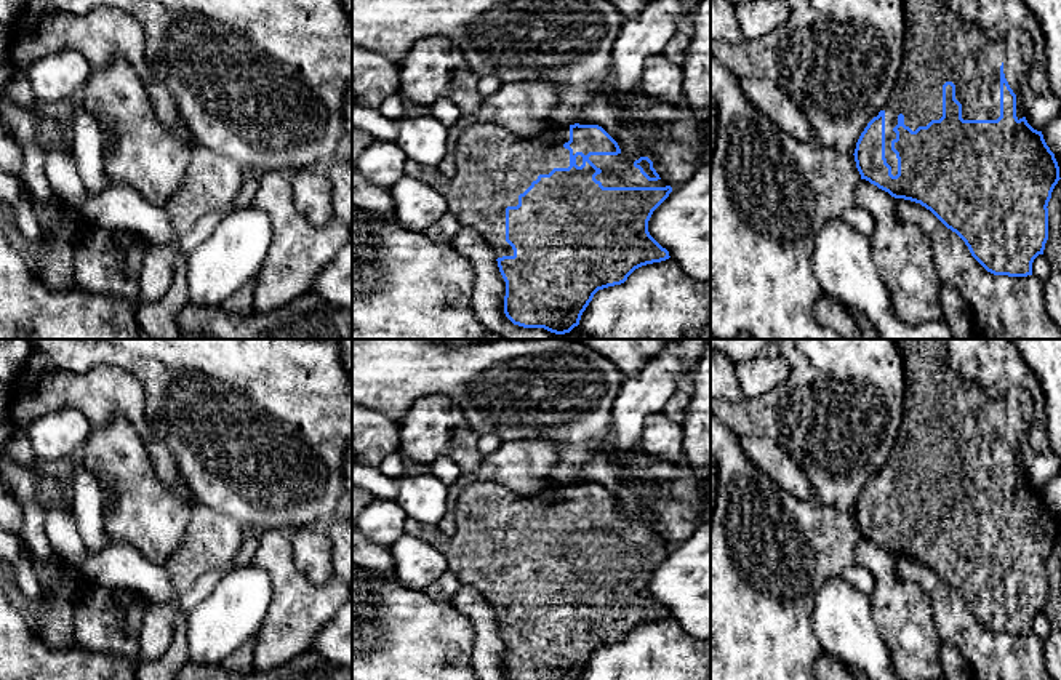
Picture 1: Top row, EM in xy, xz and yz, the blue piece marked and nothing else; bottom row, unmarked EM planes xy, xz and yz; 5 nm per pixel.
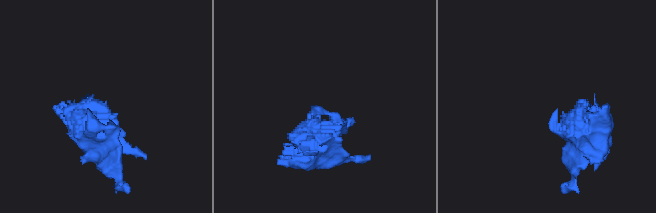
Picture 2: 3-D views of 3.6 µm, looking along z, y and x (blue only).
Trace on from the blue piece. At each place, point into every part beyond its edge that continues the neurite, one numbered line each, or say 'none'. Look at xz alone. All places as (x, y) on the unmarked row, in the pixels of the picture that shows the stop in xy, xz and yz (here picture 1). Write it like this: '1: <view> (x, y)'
1: xz (493, 525)

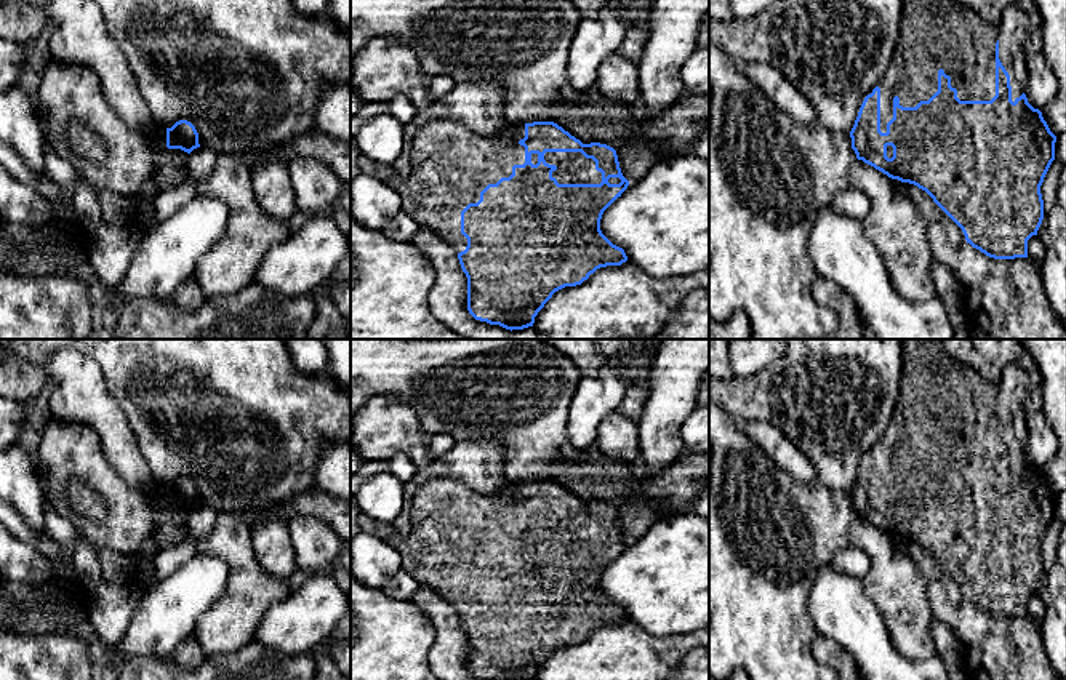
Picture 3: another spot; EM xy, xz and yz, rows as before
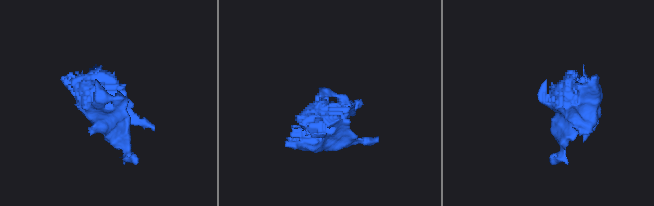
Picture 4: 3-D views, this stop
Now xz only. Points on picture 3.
1: xz (450, 524)

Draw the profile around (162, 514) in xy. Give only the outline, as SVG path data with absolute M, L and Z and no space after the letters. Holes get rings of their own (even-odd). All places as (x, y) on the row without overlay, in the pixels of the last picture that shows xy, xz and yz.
M165 501L150 502L150 514L154 520L152 531L142 539L141 547L134 557L134 562L139 555L150 554L157 549L157 531L165 523L187 523L189 512L181 507L168 507Z

